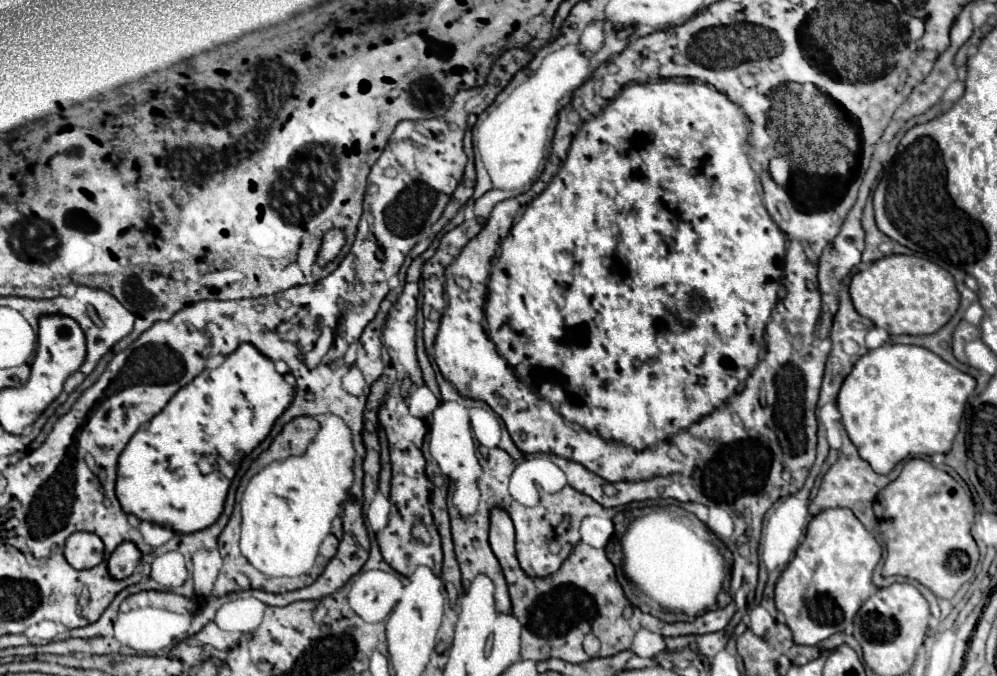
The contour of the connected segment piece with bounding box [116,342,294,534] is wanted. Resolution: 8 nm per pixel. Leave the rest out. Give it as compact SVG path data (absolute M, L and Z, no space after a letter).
M248 342L240 344L222 366L202 370L190 384L180 388L166 408L132 436L118 460L116 496L122 510L184 534L208 528L222 514L230 482L238 468L236 456L250 454L268 436L276 418L292 404L292 398L294 384L276 372L274 362L256 346Z

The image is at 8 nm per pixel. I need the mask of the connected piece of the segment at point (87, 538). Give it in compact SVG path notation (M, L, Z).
M74 532L66 542L66 560L76 570L88 570L104 560L104 544L92 532Z

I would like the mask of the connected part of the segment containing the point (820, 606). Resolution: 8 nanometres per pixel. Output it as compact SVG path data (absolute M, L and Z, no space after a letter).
M826 508L818 512L806 530L806 538L794 560L776 582L776 608L784 614L794 642L814 646L852 624L854 614L876 590L872 572L882 558L882 548L864 524L848 508Z

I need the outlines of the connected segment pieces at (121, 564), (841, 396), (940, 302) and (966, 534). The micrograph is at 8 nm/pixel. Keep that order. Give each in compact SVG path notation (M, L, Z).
M126 540L108 558L108 570L110 570L110 574L114 578L126 578L126 576L130 576L134 572L136 564L140 562L140 558L142 558L142 554L136 548L136 544Z
M884 344L876 350L868 350L860 360L856 360L850 374L840 386L836 406L842 414L842 424L848 432L848 438L852 440L852 444L856 444L860 458L866 460L874 472L888 474L898 462L908 456L932 456L936 452L950 452L968 394L974 388L976 380L972 376L950 366L926 348L906 344Z
M886 256L870 268L852 276L850 296L854 308L876 326L890 334L934 334L958 310L960 294L956 292L954 278L938 264L916 256Z
M912 458L902 468L900 476L882 488L876 498L876 516L880 520L880 532L886 542L886 560L882 576L904 576L930 588L938 598L952 598L964 582L974 576L980 552L970 534L974 522L974 500L948 472L938 470L924 458Z

